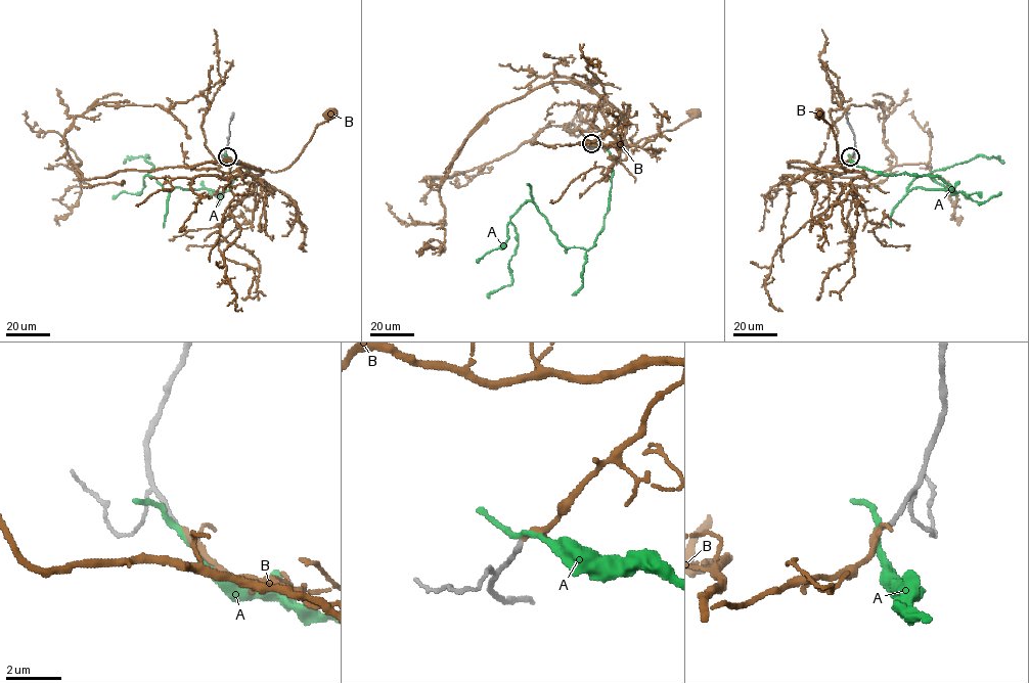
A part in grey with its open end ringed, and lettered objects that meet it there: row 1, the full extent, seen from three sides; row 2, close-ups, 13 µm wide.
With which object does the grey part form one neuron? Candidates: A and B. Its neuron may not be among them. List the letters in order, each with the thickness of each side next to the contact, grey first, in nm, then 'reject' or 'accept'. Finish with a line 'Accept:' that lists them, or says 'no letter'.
A: calibres 180 and 190 nm; reject
B: calibres 180 and 120 nm; accept
Accept: B

